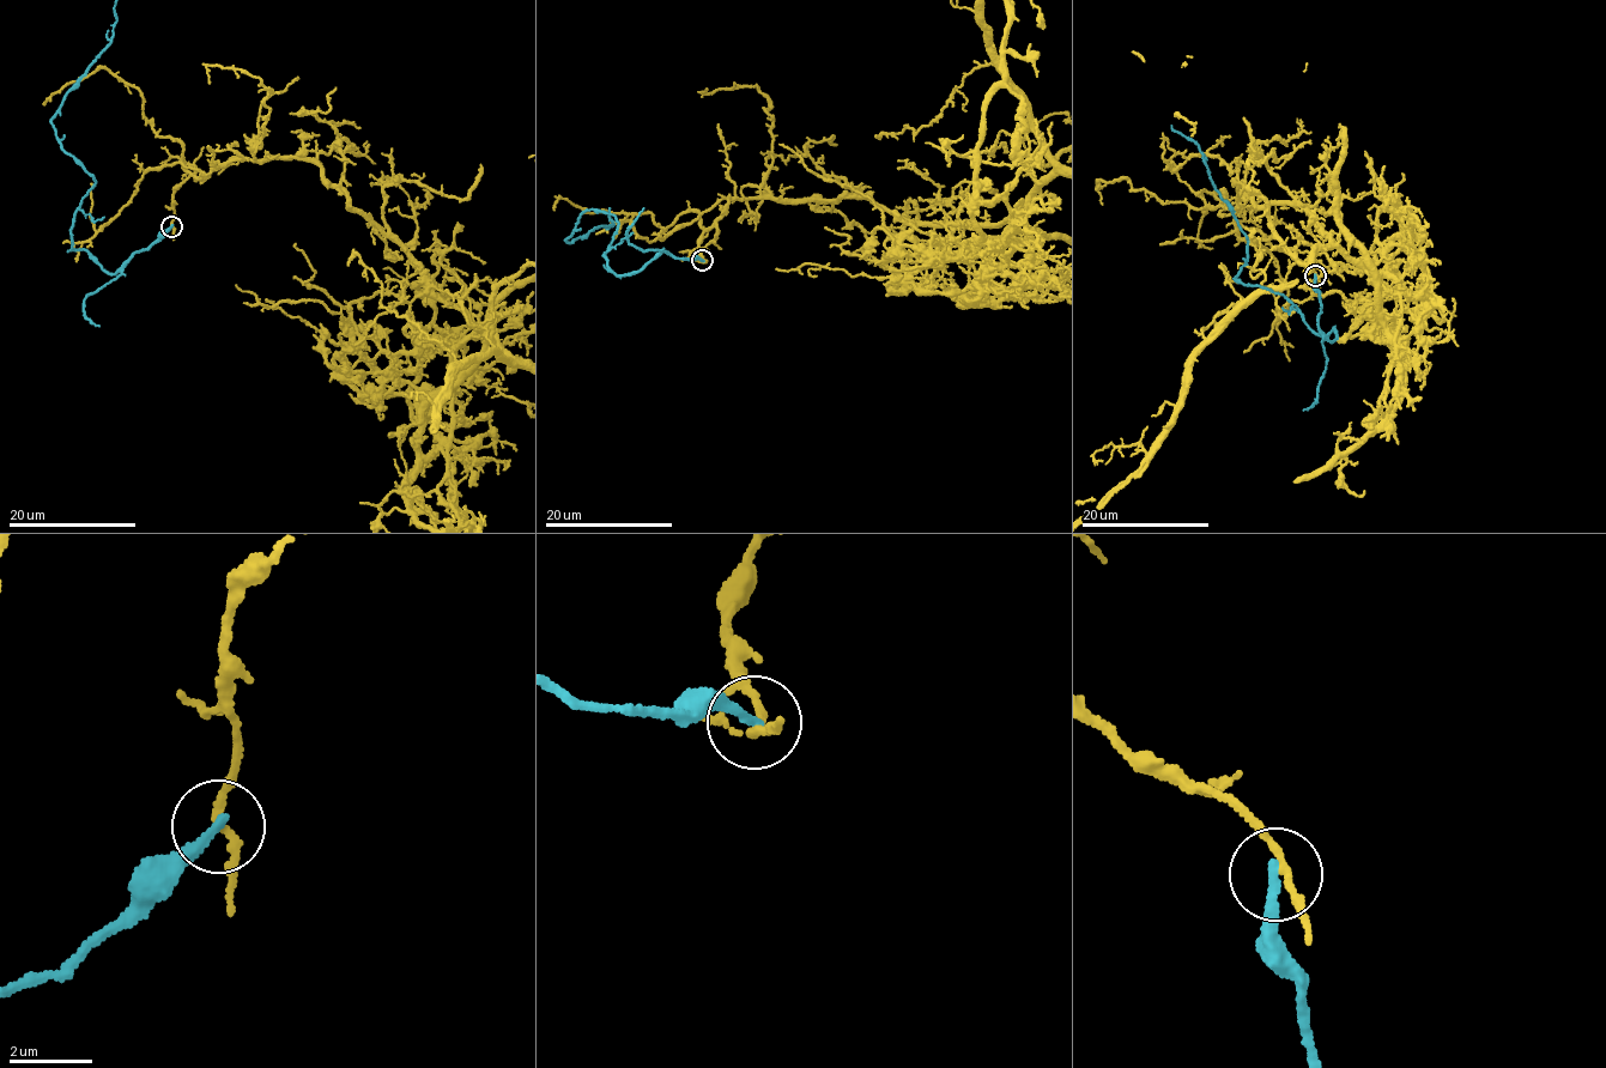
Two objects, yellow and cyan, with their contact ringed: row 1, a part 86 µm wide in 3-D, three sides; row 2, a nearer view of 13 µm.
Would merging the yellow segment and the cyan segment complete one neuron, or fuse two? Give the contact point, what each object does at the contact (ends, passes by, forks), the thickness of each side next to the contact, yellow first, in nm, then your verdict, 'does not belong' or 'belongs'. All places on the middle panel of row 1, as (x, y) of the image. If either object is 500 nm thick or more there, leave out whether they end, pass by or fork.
(702, 260) | yellow passes by | cyan ends | 180/240 nm | does not belong

